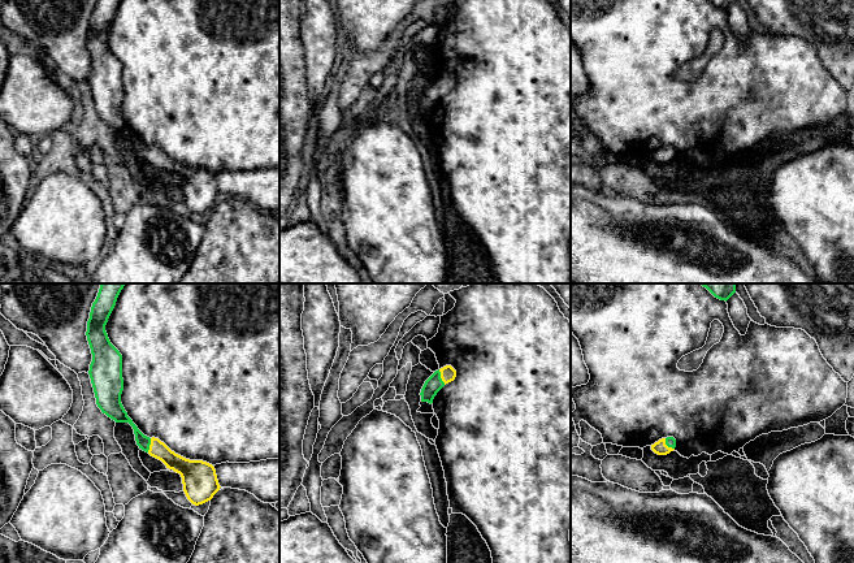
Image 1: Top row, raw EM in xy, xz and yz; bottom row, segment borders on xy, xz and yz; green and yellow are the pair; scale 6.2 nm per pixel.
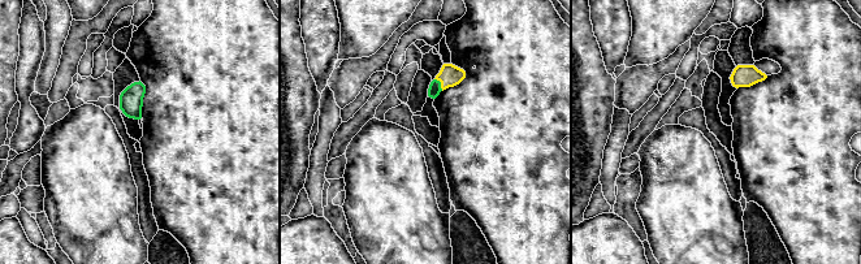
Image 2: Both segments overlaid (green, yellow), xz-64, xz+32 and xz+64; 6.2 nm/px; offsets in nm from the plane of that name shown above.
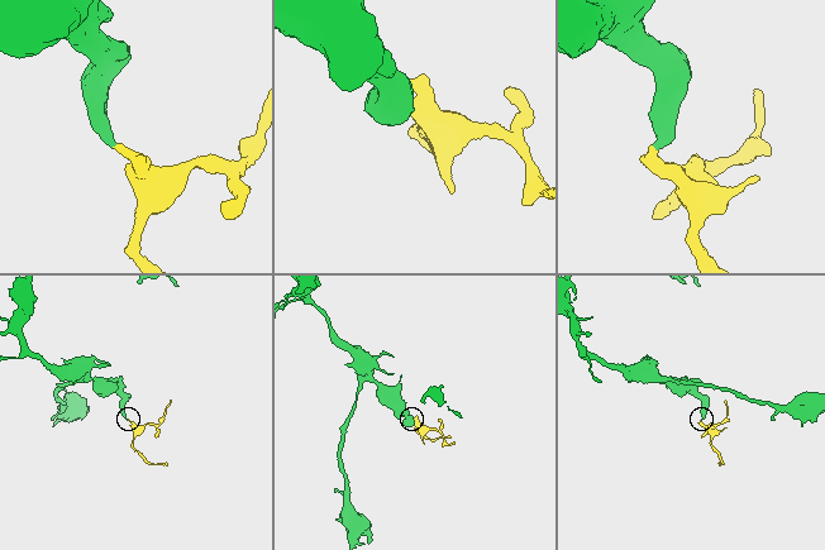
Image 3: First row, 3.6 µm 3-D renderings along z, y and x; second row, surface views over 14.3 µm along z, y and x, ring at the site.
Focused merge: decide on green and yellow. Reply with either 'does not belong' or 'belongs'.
belongs

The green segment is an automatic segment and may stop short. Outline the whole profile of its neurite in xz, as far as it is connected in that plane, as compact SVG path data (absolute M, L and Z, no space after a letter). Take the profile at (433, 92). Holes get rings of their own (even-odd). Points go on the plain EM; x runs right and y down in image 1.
M446 74L435 79L424 92L421 98L421 111L433 112L437 101L448 91L454 90L456 79L451 74Z

